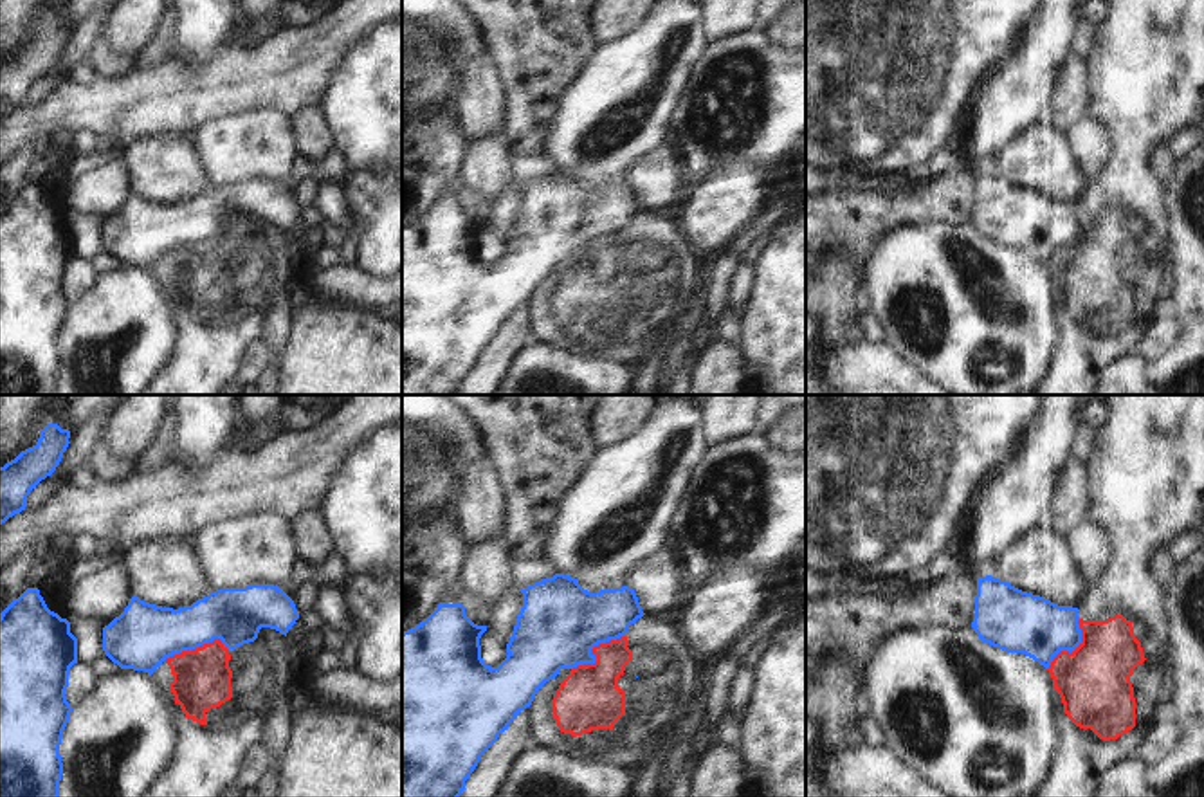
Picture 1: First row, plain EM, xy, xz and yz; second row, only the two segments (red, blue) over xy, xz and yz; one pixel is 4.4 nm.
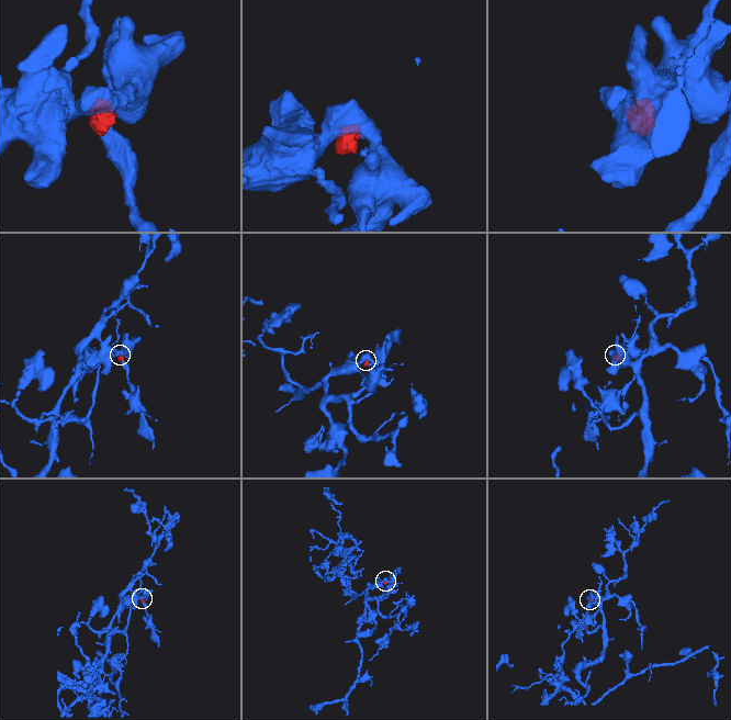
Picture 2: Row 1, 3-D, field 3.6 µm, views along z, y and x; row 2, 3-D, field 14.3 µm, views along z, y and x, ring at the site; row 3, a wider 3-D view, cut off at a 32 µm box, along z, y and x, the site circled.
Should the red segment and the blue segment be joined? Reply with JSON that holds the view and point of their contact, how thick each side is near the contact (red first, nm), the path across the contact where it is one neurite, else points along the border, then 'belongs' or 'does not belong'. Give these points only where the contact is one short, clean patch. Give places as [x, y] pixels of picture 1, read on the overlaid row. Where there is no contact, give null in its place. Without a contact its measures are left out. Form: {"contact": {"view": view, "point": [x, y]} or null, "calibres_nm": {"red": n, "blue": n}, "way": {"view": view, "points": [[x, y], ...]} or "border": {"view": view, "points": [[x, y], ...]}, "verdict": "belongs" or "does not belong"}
{"contact": {"view": "xz", "point": [592, 651]}, "calibres_nm": {"red": 280, "blue": 360}, "border": {"view": "xz", "points": [[624, 635], [599, 642], [592, 650], [595, 660], [572, 669]]}, "verdict": "does not belong"}

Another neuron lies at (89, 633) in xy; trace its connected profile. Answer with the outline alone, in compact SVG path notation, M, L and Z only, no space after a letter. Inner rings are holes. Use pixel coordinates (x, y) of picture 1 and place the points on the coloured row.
M68 609L70 633L78 638L78 664L90 664L105 655L103 624L92 618L81 618Z

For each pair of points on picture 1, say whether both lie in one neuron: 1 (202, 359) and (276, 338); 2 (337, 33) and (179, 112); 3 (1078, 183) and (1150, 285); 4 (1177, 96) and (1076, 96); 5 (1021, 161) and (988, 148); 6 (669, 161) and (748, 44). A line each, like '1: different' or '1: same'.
1: different
2: same
3: different
4: different
5: different
6: different

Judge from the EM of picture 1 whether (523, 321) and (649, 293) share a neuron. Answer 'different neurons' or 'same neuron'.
different neurons

